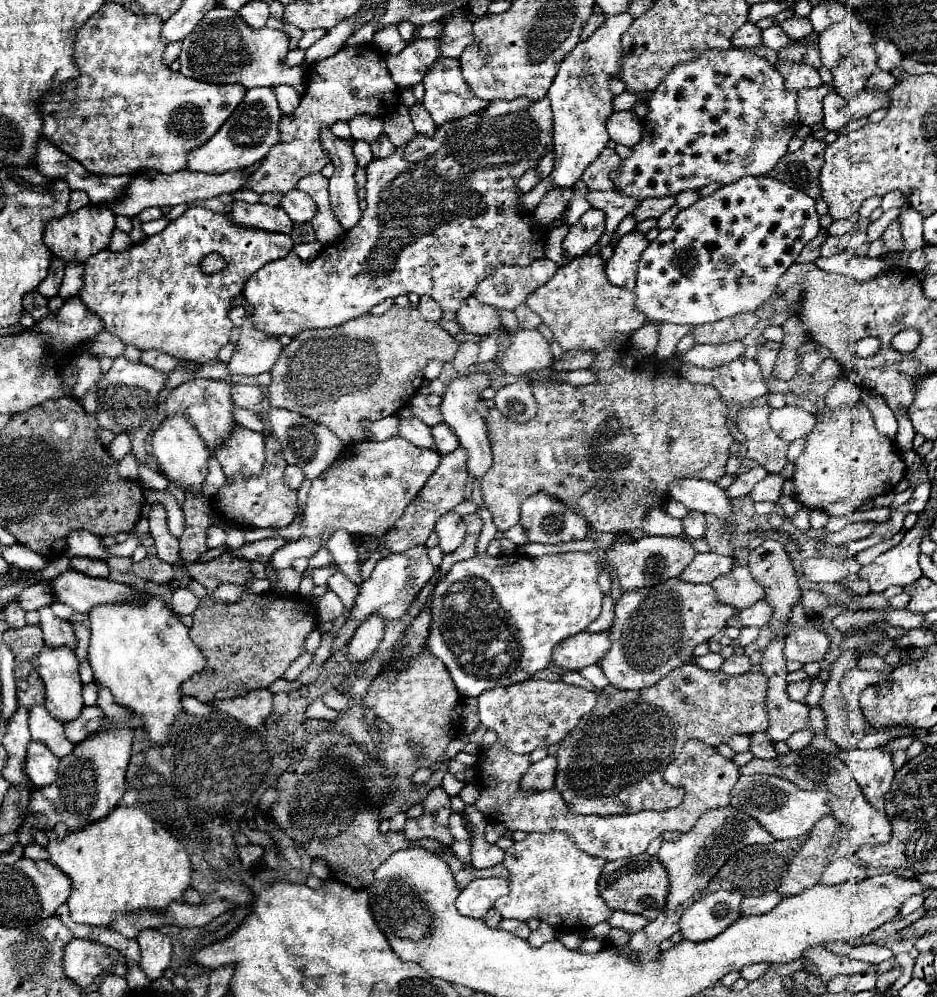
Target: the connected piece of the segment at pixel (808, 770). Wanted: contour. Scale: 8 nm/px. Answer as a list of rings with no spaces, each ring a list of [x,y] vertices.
[[[805,747],[803,751],[791,751],[787,755],[781,755],[779,759],[753,759],[745,767],[739,769],[741,775],[777,775],[783,779],[793,781],[801,789],[825,789],[833,793],[833,801],[829,801],[829,807],[833,809],[833,815],[837,821],[841,821],[843,837],[851,843],[853,849],[859,849],[863,845],[881,845],[889,843],[891,837],[891,825],[885,815],[885,811],[877,811],[865,801],[861,787],[857,785],[855,777],[849,773],[849,767],[839,759],[831,757],[827,753],[817,753],[813,747]]]

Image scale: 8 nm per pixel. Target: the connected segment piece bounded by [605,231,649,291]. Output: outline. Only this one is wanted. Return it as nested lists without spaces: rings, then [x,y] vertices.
[[[631,231],[621,237],[621,241],[615,245],[613,257],[607,261],[607,279],[625,289],[635,289],[635,279],[637,279],[637,265],[641,253],[647,249],[649,241],[645,239],[643,233]]]

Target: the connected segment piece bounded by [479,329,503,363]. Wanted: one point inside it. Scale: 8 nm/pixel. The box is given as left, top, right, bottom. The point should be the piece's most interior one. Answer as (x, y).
(488, 347)

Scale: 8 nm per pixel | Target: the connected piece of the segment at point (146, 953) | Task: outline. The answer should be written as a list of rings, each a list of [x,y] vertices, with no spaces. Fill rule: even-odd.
[[[147,929],[141,931],[139,937],[139,947],[141,947],[141,969],[145,971],[145,975],[155,981],[159,977],[163,977],[165,969],[171,963],[171,943],[167,935],[161,935],[157,929]]]

